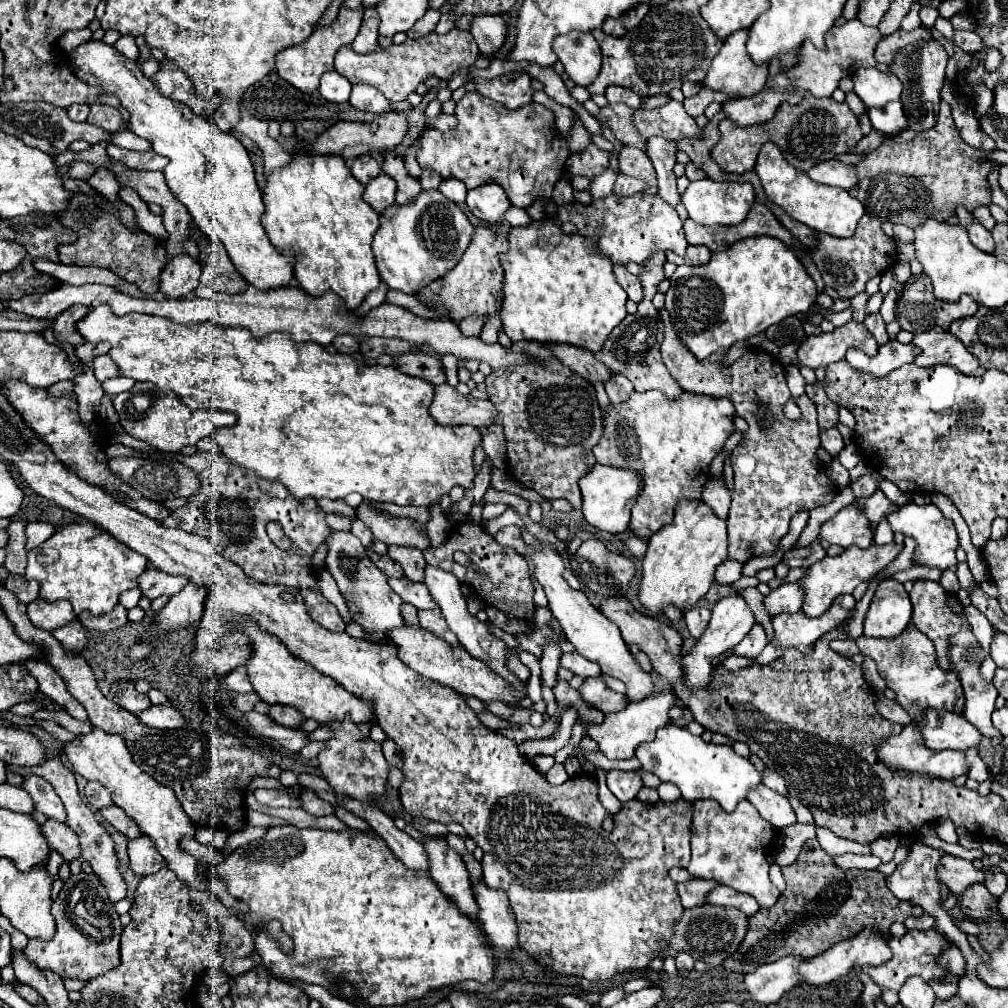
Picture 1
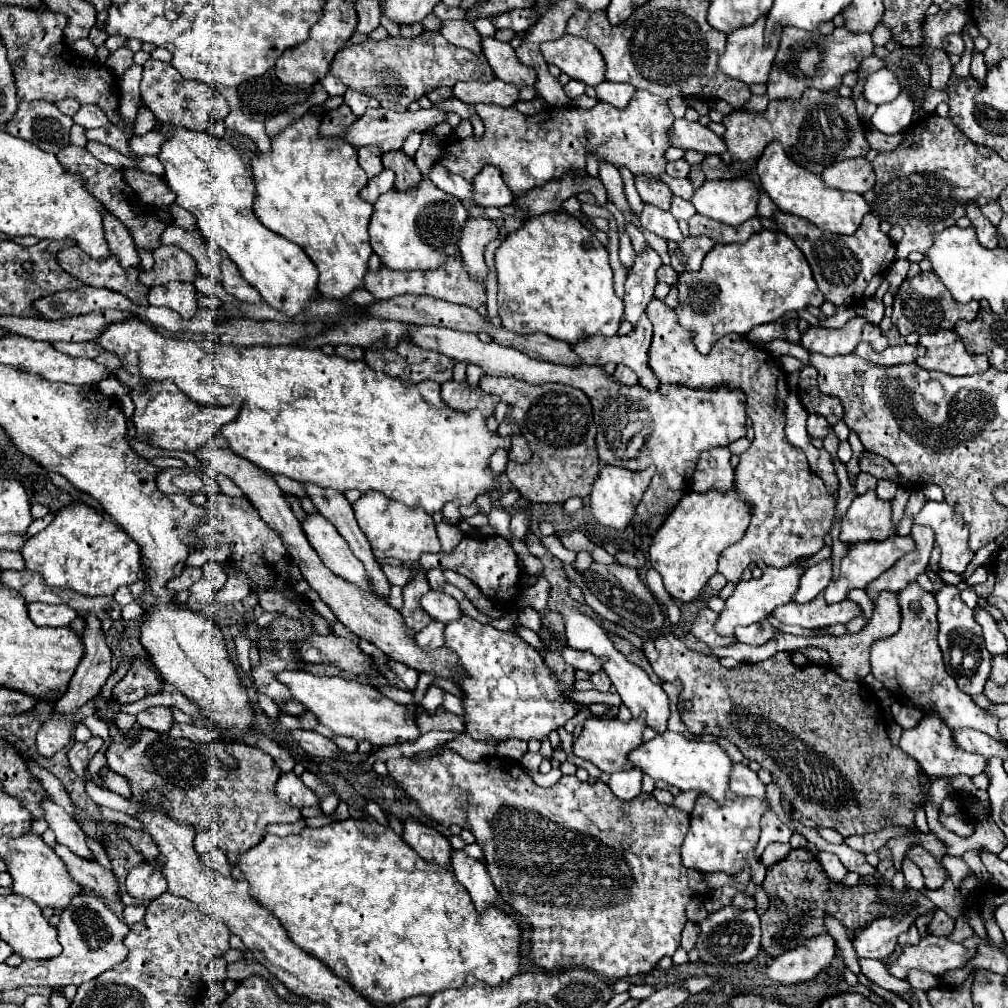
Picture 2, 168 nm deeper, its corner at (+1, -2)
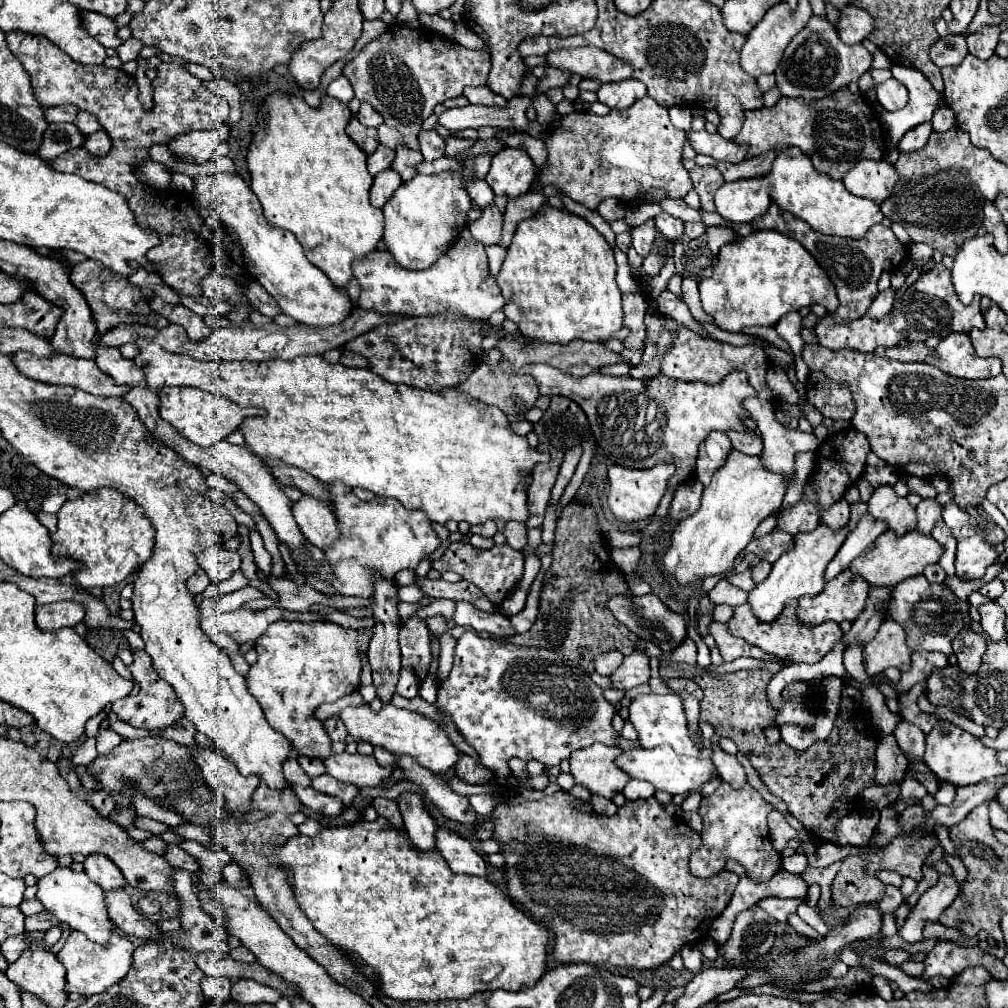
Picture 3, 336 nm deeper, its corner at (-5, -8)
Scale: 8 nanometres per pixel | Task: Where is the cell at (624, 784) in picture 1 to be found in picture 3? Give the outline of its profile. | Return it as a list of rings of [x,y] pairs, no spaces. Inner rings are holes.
[[[629,779],[629,783],[625,785],[625,789],[621,791],[625,795],[625,799],[635,801],[635,799],[649,799],[655,793],[655,787],[643,779]]]

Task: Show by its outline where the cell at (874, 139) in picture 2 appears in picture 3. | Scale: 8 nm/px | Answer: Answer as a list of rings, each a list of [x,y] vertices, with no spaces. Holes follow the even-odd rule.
[[[921,123],[921,125],[913,127],[907,135],[901,137],[901,141],[899,141],[899,151],[901,151],[901,153],[919,151],[919,149],[927,143],[931,131],[933,131],[933,129],[931,129],[931,123]]]

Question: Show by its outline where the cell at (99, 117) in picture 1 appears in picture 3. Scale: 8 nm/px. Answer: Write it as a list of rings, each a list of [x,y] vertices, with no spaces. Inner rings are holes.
[[[79,111],[77,113],[77,119],[75,119],[75,125],[79,127],[79,131],[83,135],[91,135],[91,133],[97,133],[101,129],[101,123],[97,121],[95,115],[87,113],[87,111]]]

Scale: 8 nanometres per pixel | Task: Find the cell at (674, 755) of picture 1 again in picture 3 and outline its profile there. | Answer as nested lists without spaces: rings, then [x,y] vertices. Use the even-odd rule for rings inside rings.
[[[661,745],[655,749],[631,749],[623,751],[617,757],[617,765],[629,775],[637,779],[645,779],[653,783],[657,789],[667,793],[689,793],[697,791],[703,783],[717,779],[717,769],[713,759],[699,759],[699,757],[685,757],[677,755],[669,745]]]

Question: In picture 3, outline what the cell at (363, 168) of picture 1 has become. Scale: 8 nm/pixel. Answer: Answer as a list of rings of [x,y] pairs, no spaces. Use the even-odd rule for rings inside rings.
[[[379,145],[377,151],[371,153],[369,159],[367,159],[367,169],[369,169],[369,173],[371,173],[371,175],[377,175],[377,173],[389,169],[393,157],[395,157],[395,151],[393,151],[393,149]]]

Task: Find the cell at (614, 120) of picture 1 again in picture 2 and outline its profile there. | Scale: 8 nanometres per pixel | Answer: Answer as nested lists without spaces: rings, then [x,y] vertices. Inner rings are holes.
[[[635,91],[625,109],[597,101],[589,111],[577,107],[567,107],[565,111],[547,109],[547,115],[537,113],[533,117],[519,113],[515,107],[505,109],[485,103],[475,105],[475,111],[485,123],[485,135],[479,141],[473,135],[453,141],[443,149],[441,163],[467,181],[471,181],[485,165],[495,165],[503,171],[503,181],[509,183],[515,197],[521,197],[551,179],[561,181],[565,175],[585,173],[585,157],[589,151],[597,155],[599,161],[611,163],[617,169],[625,167],[633,175],[661,175],[667,165],[665,151],[671,147],[669,127],[675,121],[667,101],[649,91]]]

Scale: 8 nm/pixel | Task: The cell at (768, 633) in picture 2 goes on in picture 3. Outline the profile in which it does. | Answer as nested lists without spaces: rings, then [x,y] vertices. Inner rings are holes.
[[[791,601],[791,605],[787,605],[787,609],[783,609],[783,613],[775,621],[759,623],[759,621],[755,621],[755,615],[751,613],[751,609],[747,609],[747,603],[745,603],[741,607],[735,607],[735,615],[729,621],[729,629],[735,637],[741,637],[747,643],[751,643],[775,657],[789,659],[793,663],[801,663],[801,661],[815,663],[843,637],[843,631],[835,621],[827,621],[823,625],[813,625],[813,627],[799,625],[799,621],[795,621],[795,605],[797,605],[797,601]]]

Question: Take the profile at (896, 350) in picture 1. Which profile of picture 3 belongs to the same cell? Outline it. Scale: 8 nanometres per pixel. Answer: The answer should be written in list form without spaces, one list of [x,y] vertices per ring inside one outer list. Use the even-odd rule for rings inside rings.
[[[909,343],[907,347],[895,347],[895,349],[875,349],[875,355],[895,359],[895,361],[925,361],[927,355],[931,355],[931,349],[927,349],[923,343]]]

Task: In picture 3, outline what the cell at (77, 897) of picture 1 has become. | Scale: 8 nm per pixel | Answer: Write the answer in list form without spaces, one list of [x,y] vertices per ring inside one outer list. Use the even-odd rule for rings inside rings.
[[[71,931],[67,943],[56,954],[59,960],[65,960],[64,966],[67,972],[65,991],[67,993],[79,993],[83,997],[89,997],[93,993],[103,993],[109,985],[113,985],[113,983],[117,983],[117,981],[121,981],[125,977],[125,973],[131,967],[133,949],[135,949],[135,945],[127,937],[119,935],[119,931],[111,933],[109,947],[103,947],[99,943],[89,941],[79,931]]]

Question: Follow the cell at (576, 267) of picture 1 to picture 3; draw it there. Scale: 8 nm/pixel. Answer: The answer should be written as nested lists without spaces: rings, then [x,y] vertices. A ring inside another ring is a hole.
[[[545,205],[535,217],[519,223],[503,261],[501,273],[497,275],[497,283],[505,297],[503,311],[507,319],[517,323],[523,337],[535,341],[559,345],[567,345],[573,339],[607,341],[623,327],[621,291],[615,283],[615,271],[617,265],[613,251],[605,237],[593,225],[569,211],[559,211]]]

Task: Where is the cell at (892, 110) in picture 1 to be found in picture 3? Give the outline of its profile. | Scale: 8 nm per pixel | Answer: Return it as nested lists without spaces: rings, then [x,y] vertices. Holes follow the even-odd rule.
[[[893,65],[891,73],[909,91],[909,101],[907,101],[905,109],[897,109],[897,111],[882,114],[882,121],[889,135],[890,143],[888,144],[895,147],[897,141],[909,129],[917,127],[919,123],[931,121],[933,111],[939,107],[941,95],[931,87],[931,83],[917,69],[903,67],[903,65]]]

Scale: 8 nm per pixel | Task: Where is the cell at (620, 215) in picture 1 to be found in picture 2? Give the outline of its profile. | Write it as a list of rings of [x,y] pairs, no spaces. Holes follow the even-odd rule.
[[[645,205],[643,213],[641,213],[641,225],[649,231],[653,231],[655,235],[661,235],[665,237],[667,241],[677,241],[681,243],[683,235],[677,227],[677,219],[669,213],[669,211],[663,211],[663,209],[657,209],[655,205]]]

